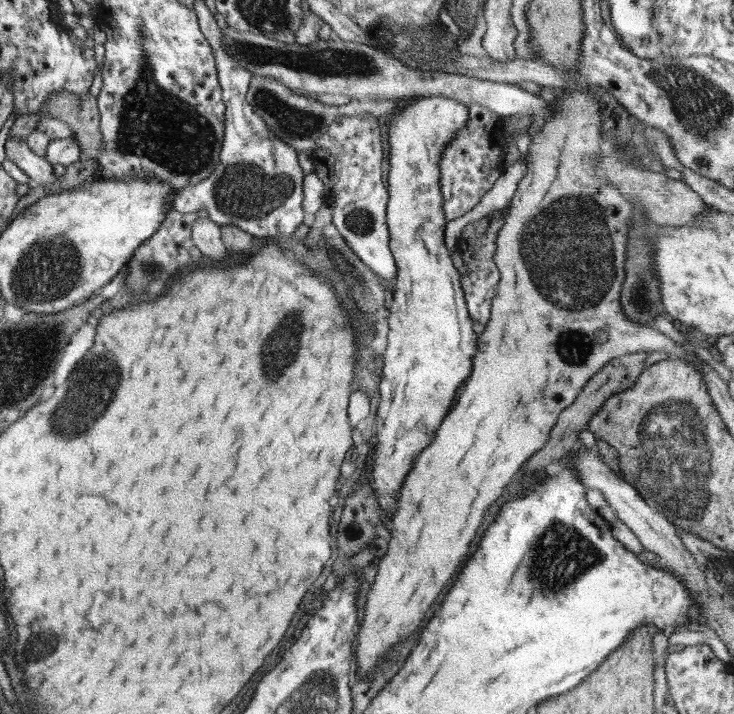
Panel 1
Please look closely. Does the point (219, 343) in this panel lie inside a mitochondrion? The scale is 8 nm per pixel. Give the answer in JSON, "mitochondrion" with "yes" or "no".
{"mitochondrion":"no"}

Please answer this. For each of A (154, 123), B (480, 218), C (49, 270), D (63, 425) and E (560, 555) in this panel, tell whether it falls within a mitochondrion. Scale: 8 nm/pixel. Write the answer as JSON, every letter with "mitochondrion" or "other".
{"A":"mitochondrion","B":"other","C":"mitochondrion","D":"mitochondrion","E":"mitochondrion"}

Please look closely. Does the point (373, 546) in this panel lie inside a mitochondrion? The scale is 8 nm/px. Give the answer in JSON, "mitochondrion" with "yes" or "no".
{"mitochondrion":"no"}

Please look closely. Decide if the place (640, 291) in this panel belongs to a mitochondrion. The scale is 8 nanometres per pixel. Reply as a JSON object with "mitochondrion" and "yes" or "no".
{"mitochondrion":"yes"}

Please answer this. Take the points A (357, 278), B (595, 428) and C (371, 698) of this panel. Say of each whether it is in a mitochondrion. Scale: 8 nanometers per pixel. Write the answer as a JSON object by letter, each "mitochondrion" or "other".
{"A":"mitochondrion","B":"other","C":"other"}

